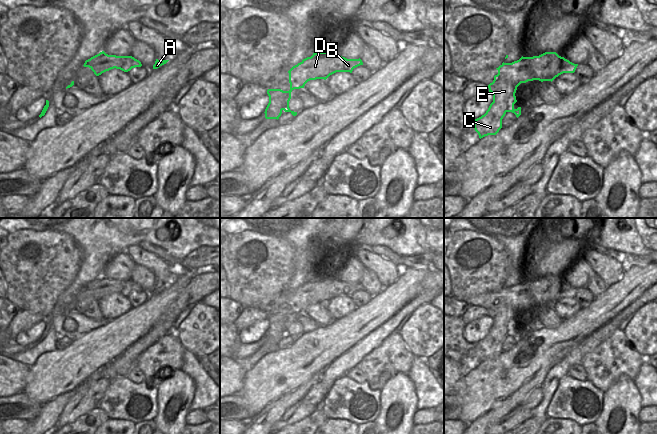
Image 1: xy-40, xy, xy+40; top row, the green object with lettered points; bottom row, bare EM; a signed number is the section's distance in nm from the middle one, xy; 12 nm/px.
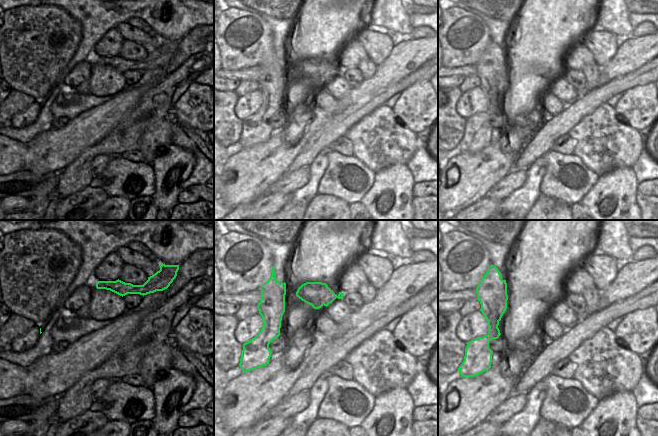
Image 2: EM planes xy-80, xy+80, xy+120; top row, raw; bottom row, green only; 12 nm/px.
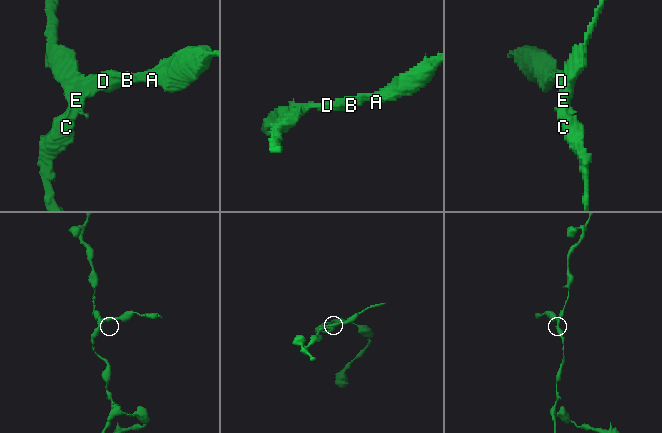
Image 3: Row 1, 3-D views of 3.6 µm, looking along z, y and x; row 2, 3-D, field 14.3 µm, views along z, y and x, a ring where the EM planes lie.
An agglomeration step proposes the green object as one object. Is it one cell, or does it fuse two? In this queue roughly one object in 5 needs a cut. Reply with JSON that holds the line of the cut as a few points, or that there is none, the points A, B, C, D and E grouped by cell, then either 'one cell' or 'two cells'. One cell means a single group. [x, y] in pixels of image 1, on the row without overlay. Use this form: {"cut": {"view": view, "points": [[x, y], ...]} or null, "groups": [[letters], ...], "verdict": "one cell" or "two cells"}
{"cut": {"view": "xy+40", "points": [[525, 281], [525, 290], [522, 294], [528, 295], [533, 303]]}, "groups": [["A", "B", "D"], ["C", "E"]], "verdict": "two cells"}

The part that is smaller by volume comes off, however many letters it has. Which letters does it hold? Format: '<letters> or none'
A, B, D

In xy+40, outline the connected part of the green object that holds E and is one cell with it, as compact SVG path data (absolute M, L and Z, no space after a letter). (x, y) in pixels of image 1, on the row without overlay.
M526 281L512 287L502 287L498 292L498 298L494 300L492 307L488 309L489 316L493 318L493 326L484 339L474 344L474 353L479 362L488 359L496 359L502 352L502 343L507 336L512 336L518 342L521 339L521 331L514 332L516 314L521 307L533 305L531 296L523 296L526 290Z

